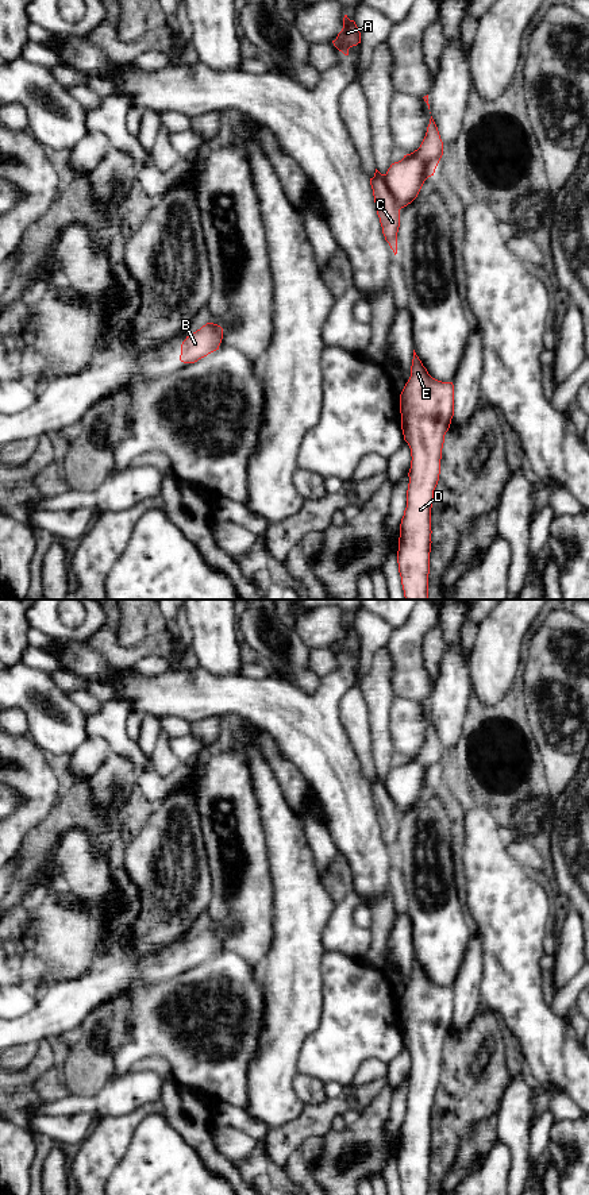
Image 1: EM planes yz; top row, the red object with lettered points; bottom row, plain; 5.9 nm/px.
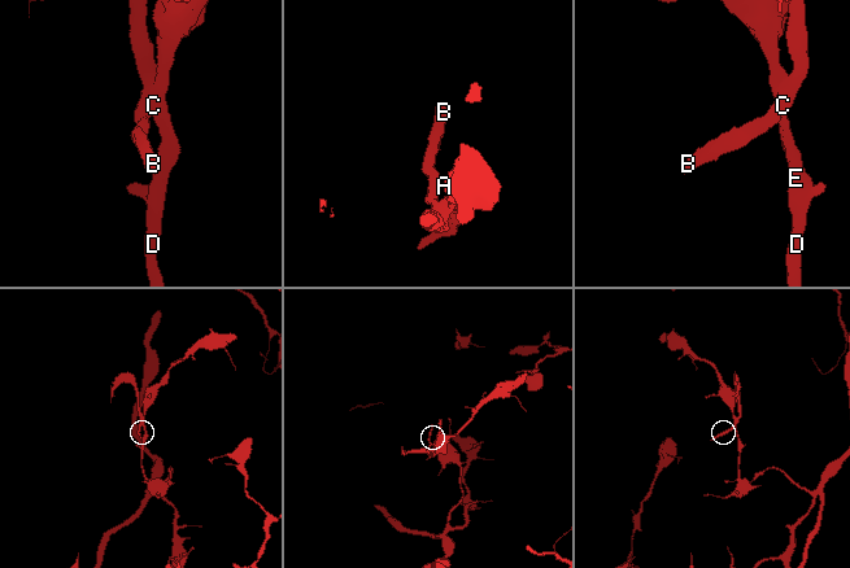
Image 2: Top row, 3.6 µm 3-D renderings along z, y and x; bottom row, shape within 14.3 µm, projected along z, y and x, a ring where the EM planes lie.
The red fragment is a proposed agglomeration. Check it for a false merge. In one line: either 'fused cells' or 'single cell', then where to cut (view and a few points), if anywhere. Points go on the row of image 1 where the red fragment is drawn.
fused cells; cut yz (384, 174), (384, 181), (400, 208)

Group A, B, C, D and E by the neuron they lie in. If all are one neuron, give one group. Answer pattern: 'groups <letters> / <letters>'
groups A C D E / B

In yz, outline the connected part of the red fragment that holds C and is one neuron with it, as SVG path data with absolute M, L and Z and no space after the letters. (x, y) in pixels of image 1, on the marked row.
M377 169L374 177L370 178L370 185L373 189L376 211L382 227L382 234L396 255L397 232L400 227L400 207L385 182L385 174L381 174Z

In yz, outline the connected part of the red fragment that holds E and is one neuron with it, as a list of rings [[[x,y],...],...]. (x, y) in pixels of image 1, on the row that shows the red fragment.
[[[413,350],[411,377],[400,394],[401,429],[411,448],[407,508],[400,524],[397,563],[405,600],[428,600],[431,508],[439,481],[444,435],[454,416],[454,385],[432,378]]]

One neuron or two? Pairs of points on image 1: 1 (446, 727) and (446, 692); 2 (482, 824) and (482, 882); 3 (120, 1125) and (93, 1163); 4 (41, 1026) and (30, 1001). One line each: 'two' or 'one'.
1: one
2: one
3: one
4: two

